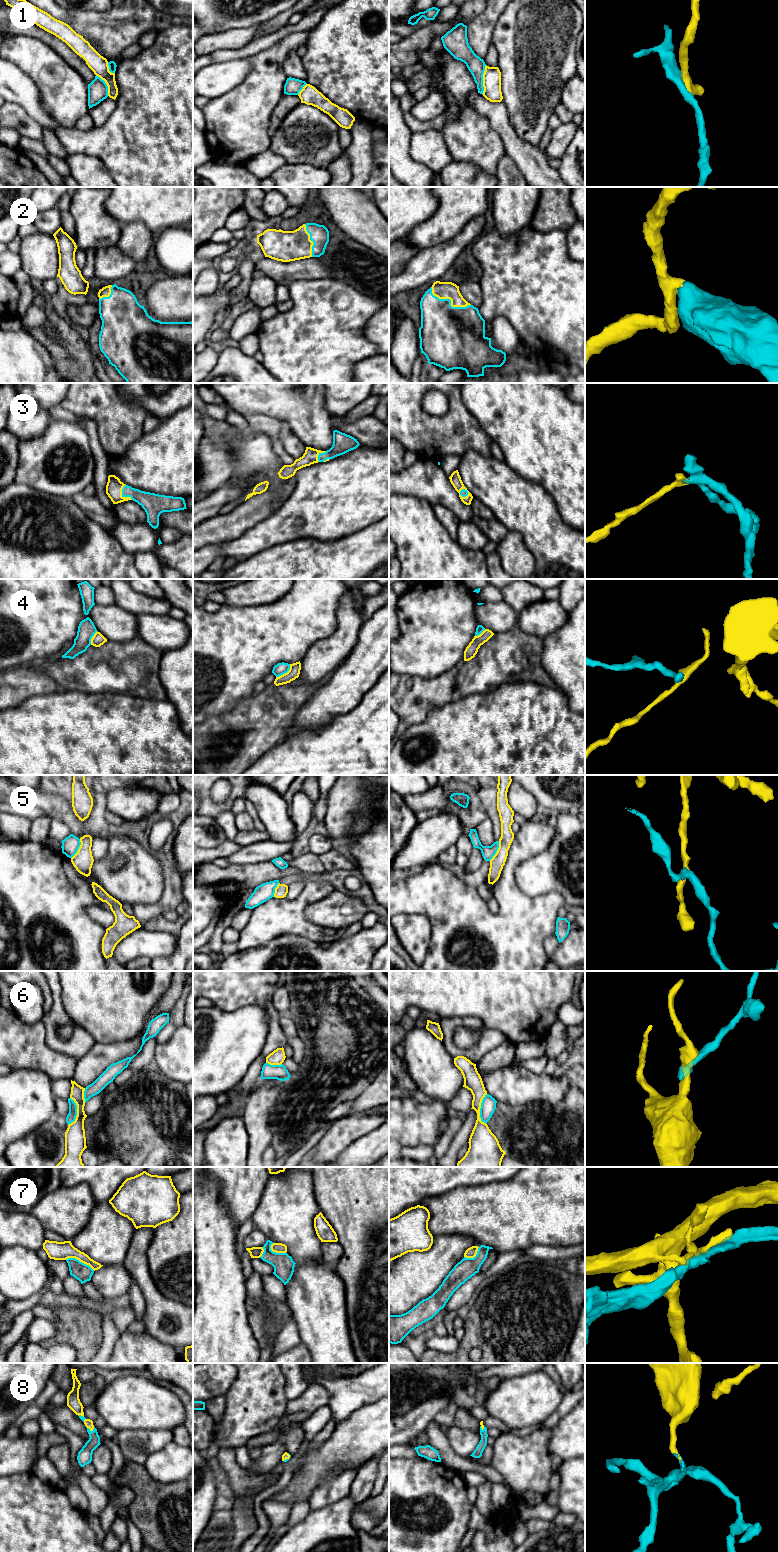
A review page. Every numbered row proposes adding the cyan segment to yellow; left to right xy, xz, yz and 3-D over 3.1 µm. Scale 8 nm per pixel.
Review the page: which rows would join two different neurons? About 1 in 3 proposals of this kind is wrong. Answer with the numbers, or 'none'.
1, 4, 5, 6, 7

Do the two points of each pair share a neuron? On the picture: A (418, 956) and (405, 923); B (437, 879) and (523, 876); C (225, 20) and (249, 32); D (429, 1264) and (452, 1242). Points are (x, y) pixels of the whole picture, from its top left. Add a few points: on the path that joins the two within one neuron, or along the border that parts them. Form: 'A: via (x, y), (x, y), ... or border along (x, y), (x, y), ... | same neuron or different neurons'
A: via (417, 948), (413, 931) | same neuron
B: border along (530, 858), (515, 870), (515, 882), (528, 896) | different neurons
C: border along (258, 25), (231, 28), (221, 32) | different neurons
D: via (435, 1259), (446, 1248) | same neuron

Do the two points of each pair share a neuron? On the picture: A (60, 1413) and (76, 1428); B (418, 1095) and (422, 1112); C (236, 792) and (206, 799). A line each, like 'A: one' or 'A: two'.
A: one
B: two
C: one

